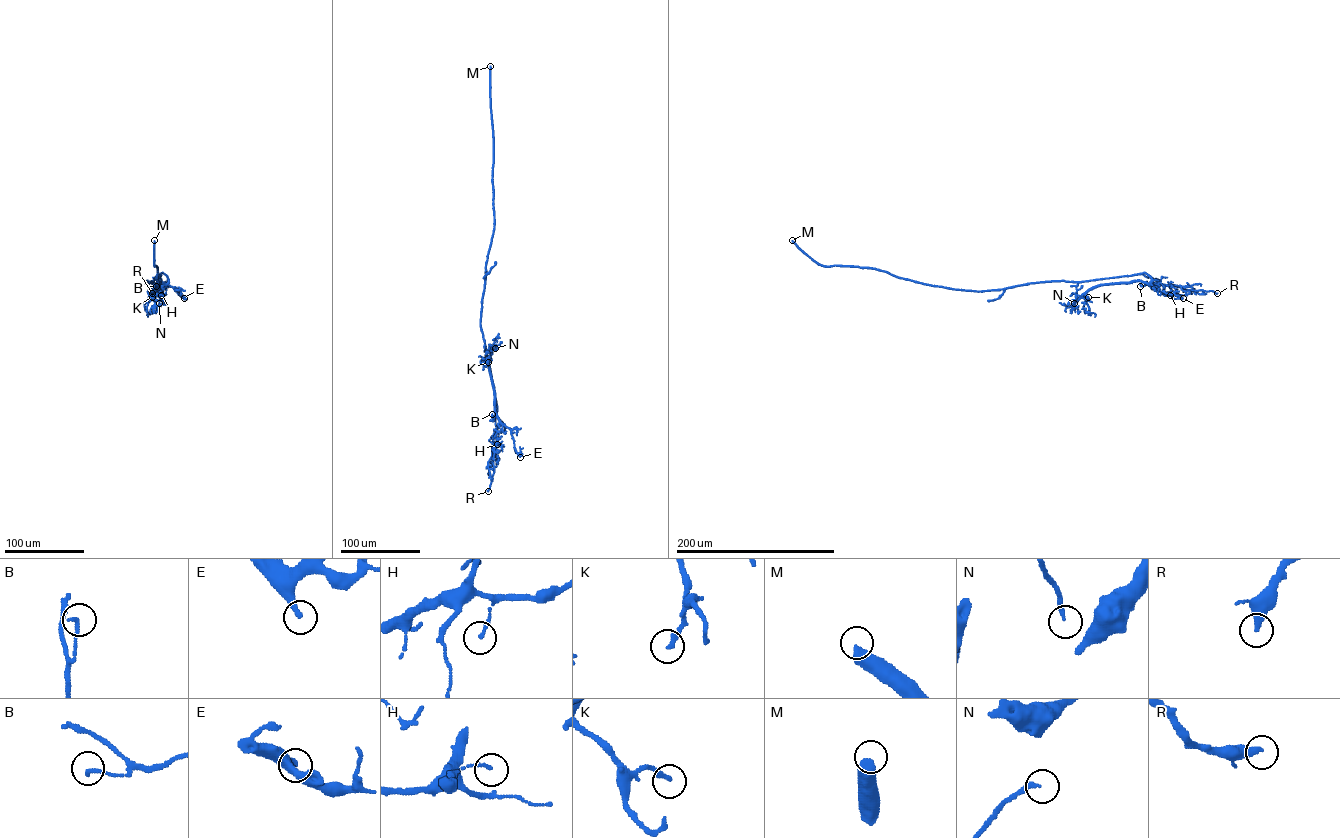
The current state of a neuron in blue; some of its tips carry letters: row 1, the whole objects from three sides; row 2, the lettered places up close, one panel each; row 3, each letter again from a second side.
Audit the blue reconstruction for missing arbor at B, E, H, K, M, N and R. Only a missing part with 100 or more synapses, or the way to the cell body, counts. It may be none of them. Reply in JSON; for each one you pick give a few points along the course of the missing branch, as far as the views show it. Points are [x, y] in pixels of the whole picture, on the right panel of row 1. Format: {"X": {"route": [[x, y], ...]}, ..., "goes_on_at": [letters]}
{"E": {"route": [[1183, 298], [1201, 299], [1207, 307]]}, "goes_on_at": ["E", "M"]}

